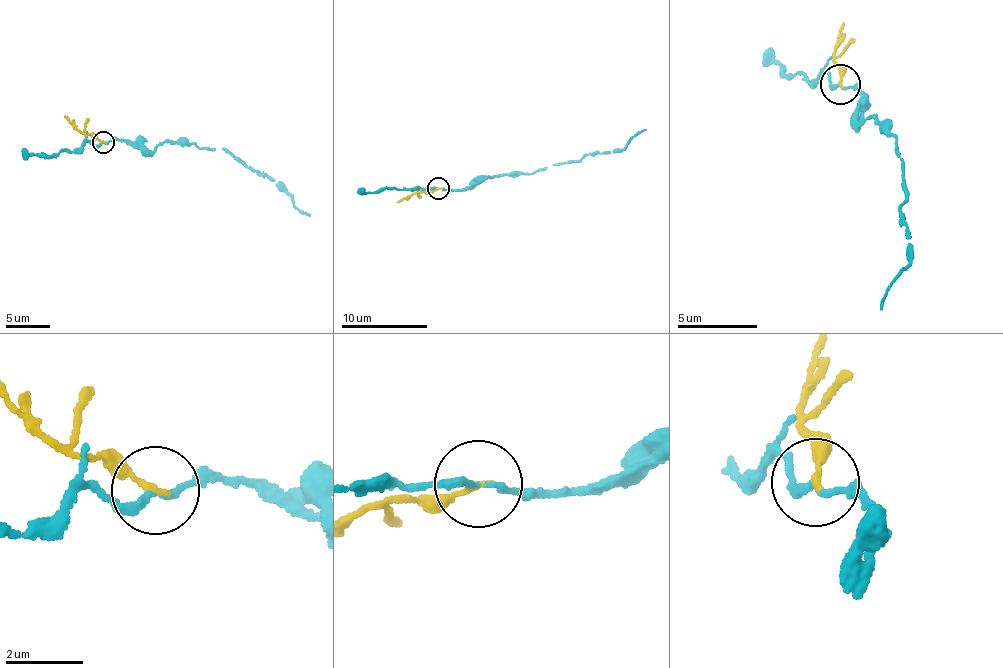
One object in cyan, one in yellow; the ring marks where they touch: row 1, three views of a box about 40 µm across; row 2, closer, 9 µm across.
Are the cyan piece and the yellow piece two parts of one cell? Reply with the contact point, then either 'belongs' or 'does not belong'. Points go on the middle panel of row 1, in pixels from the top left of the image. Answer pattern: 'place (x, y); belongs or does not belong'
place (438, 188); does not belong

